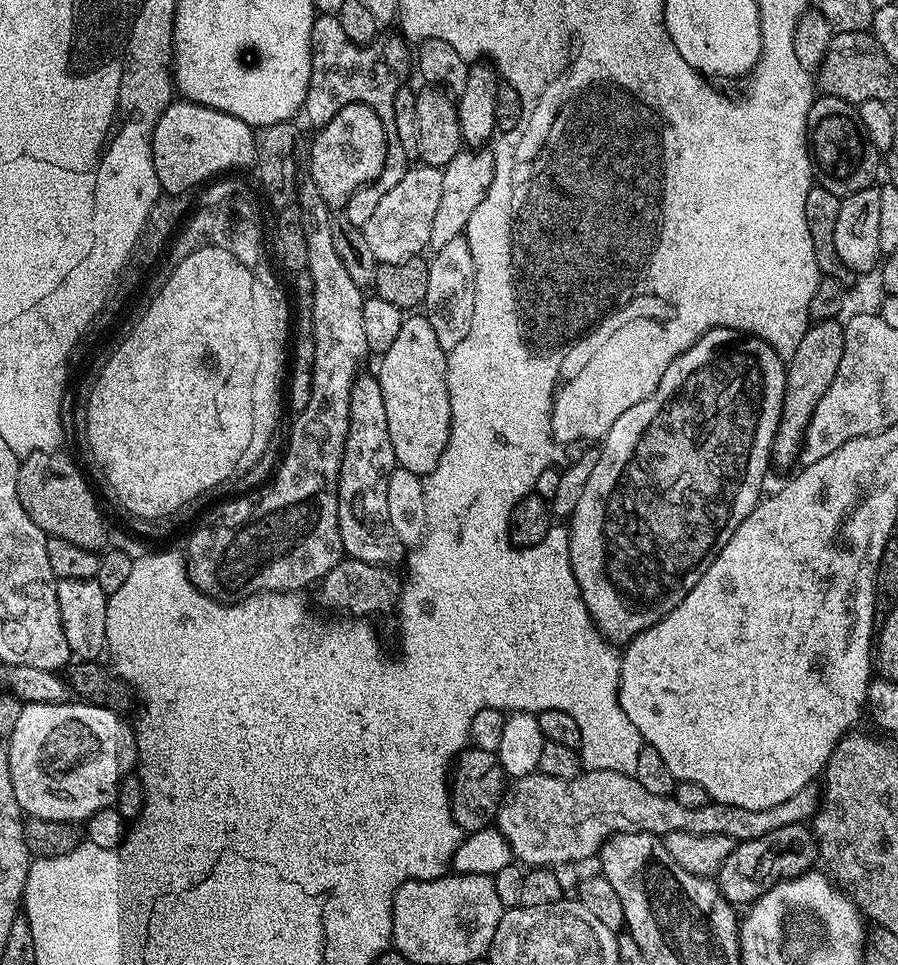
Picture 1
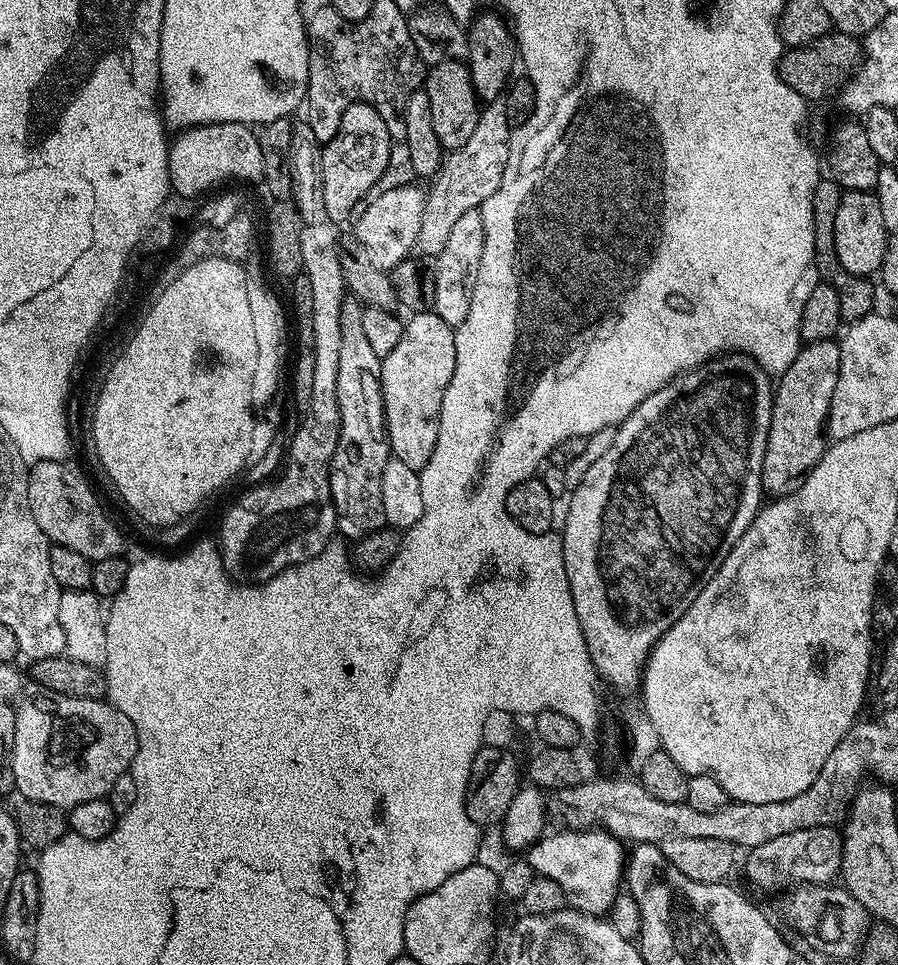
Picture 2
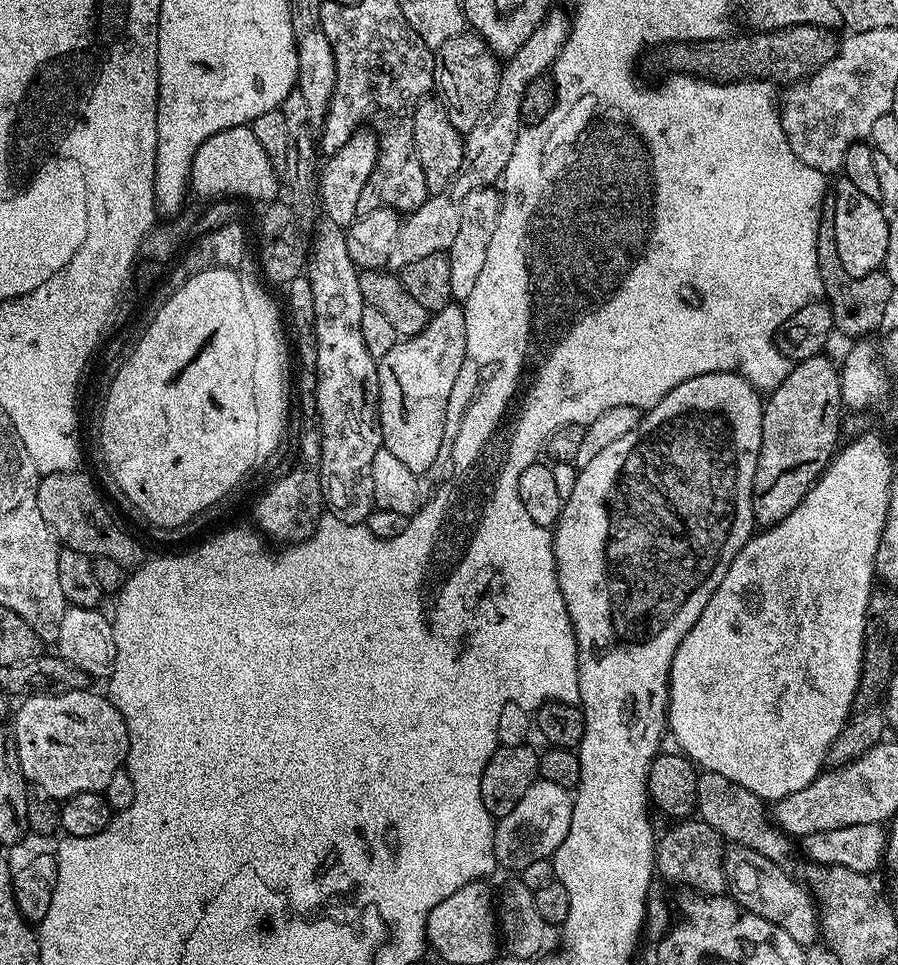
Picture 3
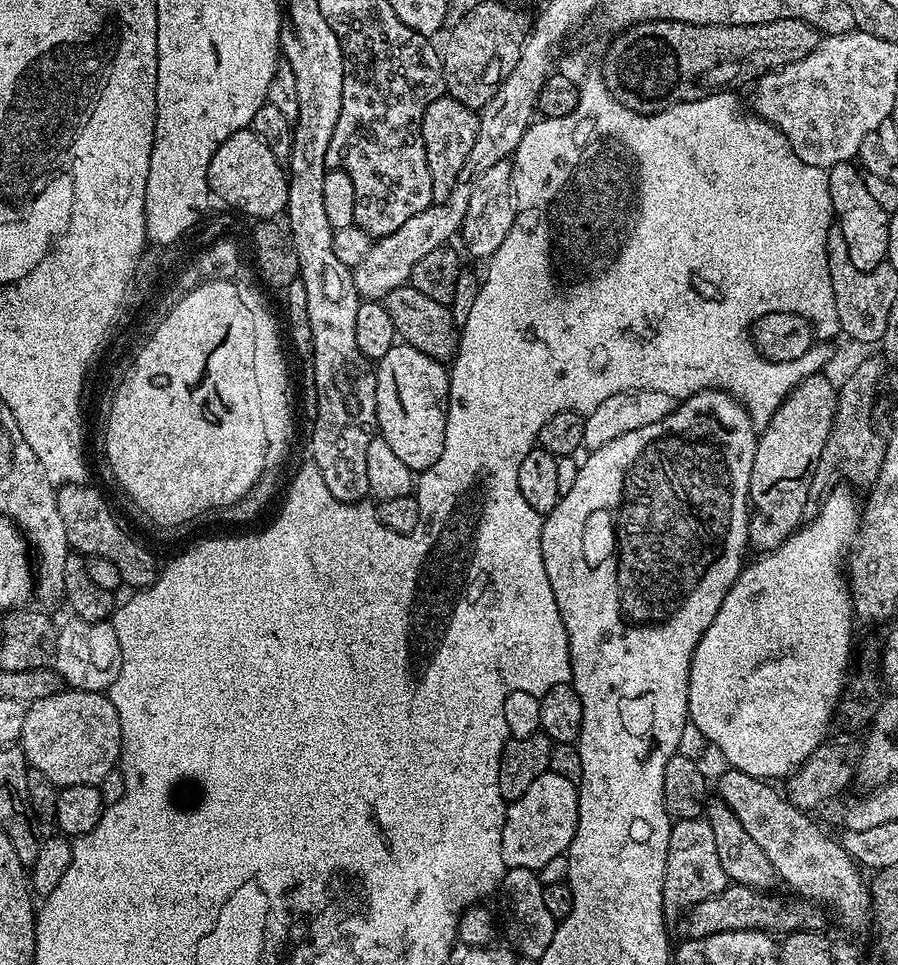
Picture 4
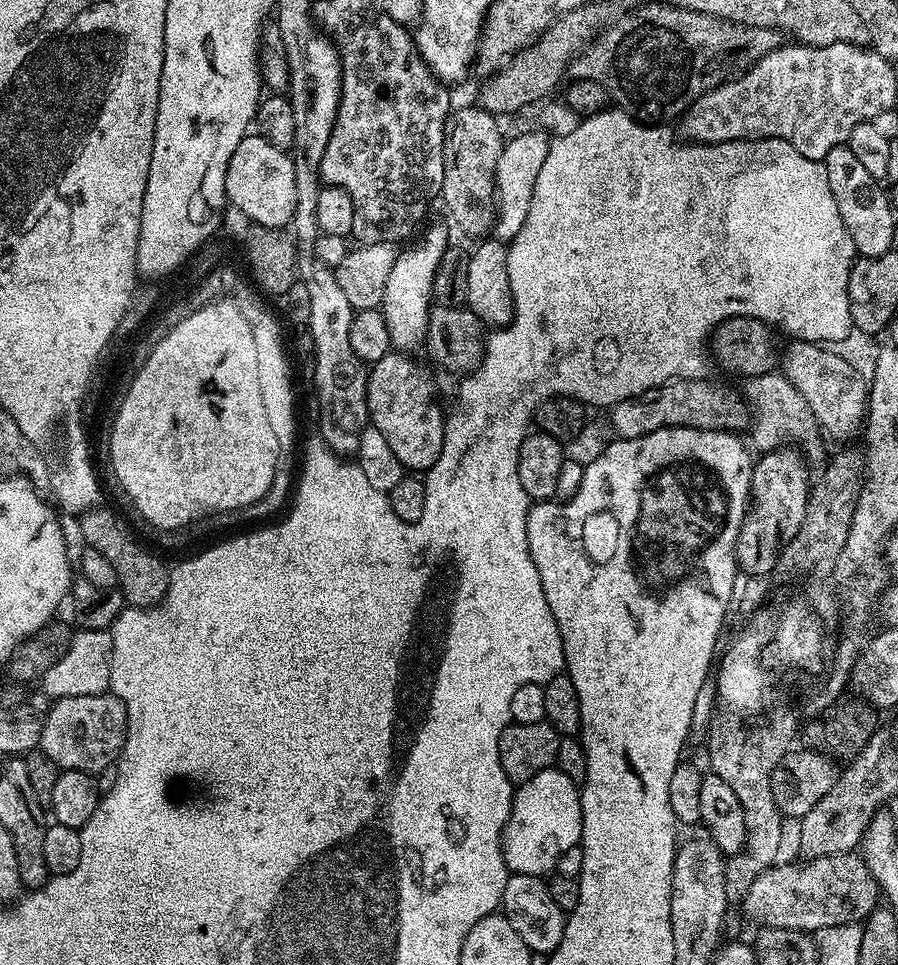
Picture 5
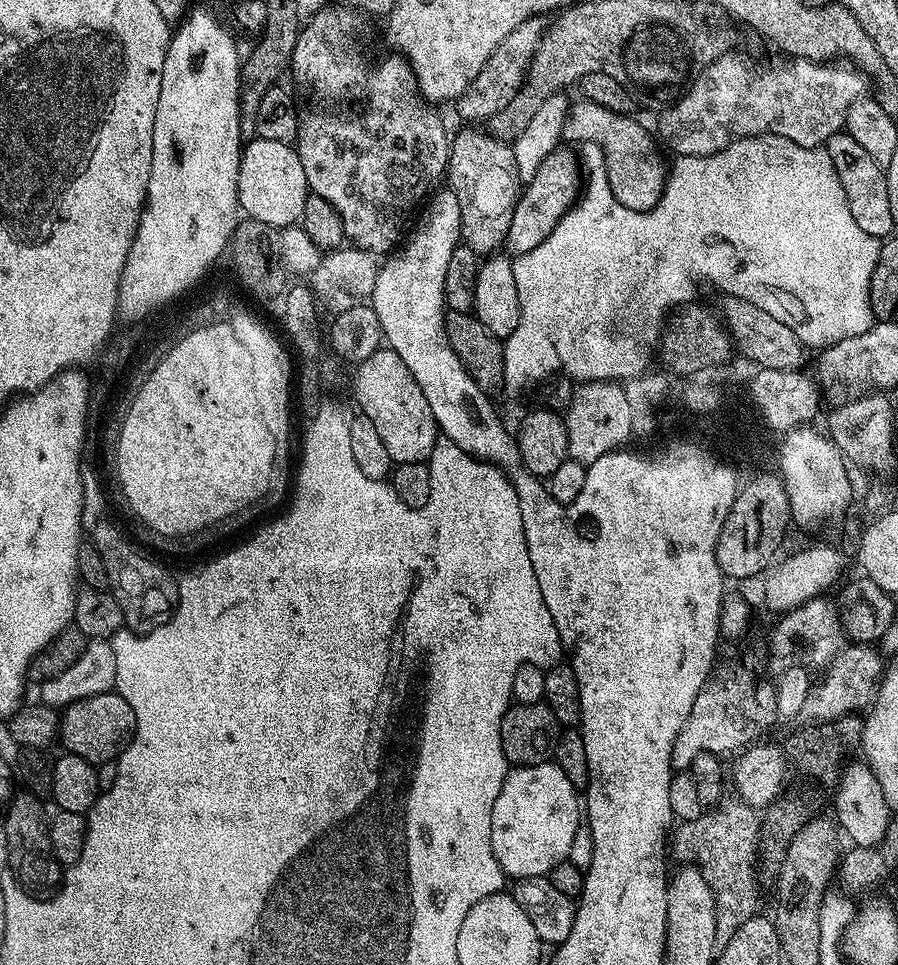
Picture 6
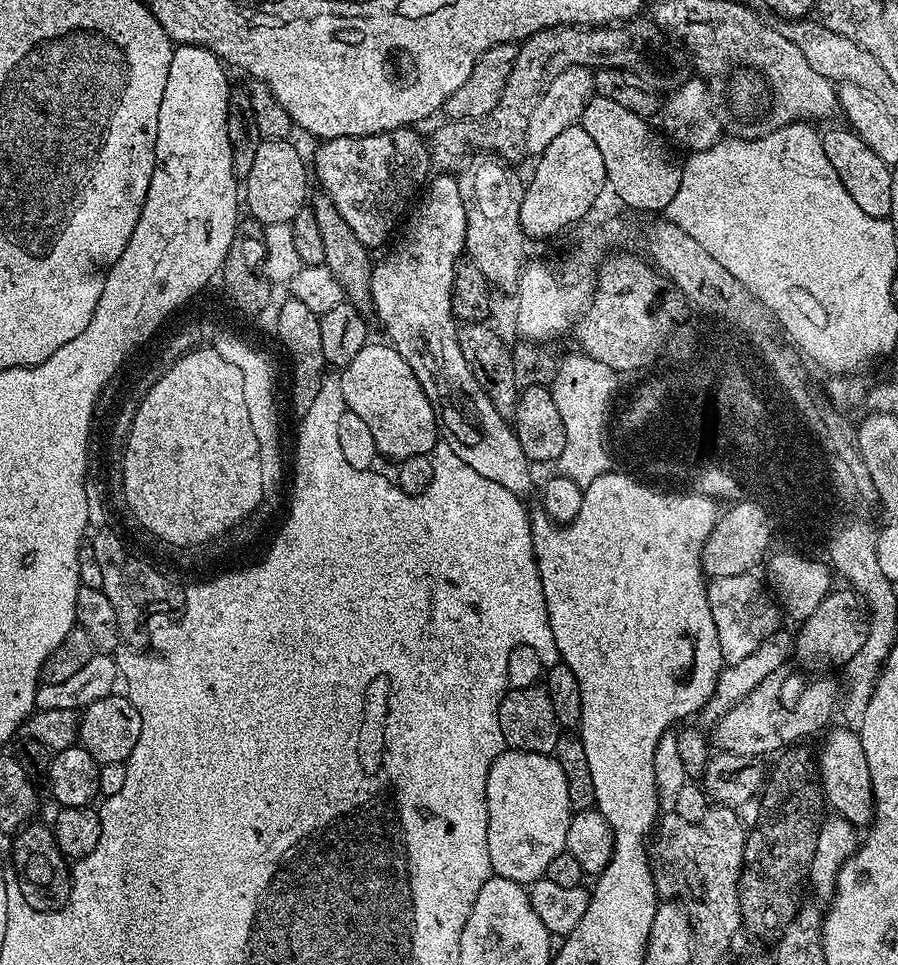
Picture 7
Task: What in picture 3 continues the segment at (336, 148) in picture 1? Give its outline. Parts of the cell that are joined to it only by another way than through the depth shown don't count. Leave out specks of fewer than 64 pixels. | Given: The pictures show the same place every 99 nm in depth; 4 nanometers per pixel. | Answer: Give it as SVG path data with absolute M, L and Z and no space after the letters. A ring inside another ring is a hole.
M357 130L349 140L343 141L337 152L323 161L318 172L318 204L324 213L323 219L334 222L334 226L347 230L361 211L360 199L370 188L372 171L380 149L376 146L376 134L371 130Z

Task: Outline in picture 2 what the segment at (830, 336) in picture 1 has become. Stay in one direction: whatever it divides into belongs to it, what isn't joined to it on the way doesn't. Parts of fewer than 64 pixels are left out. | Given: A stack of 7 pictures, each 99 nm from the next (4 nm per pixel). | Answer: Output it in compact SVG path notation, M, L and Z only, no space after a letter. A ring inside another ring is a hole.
M831 339L805 343L798 358L790 362L785 372L779 373L774 384L770 430L760 475L760 487L767 495L769 492L769 497L792 496L824 457L830 402L834 398L834 386L838 386L839 369L840 345Z

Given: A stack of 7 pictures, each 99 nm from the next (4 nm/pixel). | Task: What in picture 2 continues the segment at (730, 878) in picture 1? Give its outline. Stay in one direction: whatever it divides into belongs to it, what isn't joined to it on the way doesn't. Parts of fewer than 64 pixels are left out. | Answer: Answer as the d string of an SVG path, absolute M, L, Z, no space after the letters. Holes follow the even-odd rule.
M833 826L794 830L794 834L770 838L770 842L751 849L742 860L744 876L760 892L776 892L779 888L791 890L802 884L831 885L835 881L832 879L840 876L843 845L841 833Z

